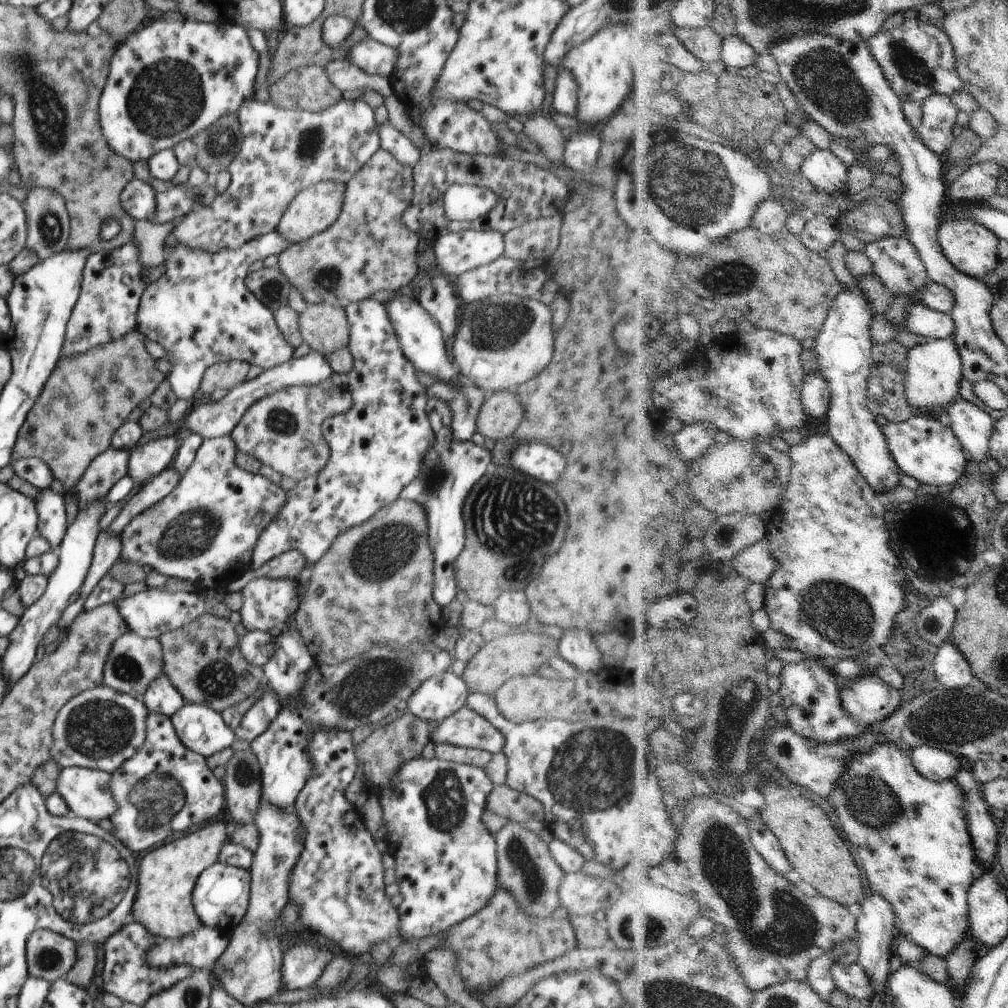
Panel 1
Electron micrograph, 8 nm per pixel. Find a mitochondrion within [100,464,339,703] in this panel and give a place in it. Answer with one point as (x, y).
(191, 535)

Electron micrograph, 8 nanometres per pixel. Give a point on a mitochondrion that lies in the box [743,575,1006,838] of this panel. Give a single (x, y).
(953, 719)

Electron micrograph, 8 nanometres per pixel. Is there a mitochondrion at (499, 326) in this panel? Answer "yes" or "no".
yes

